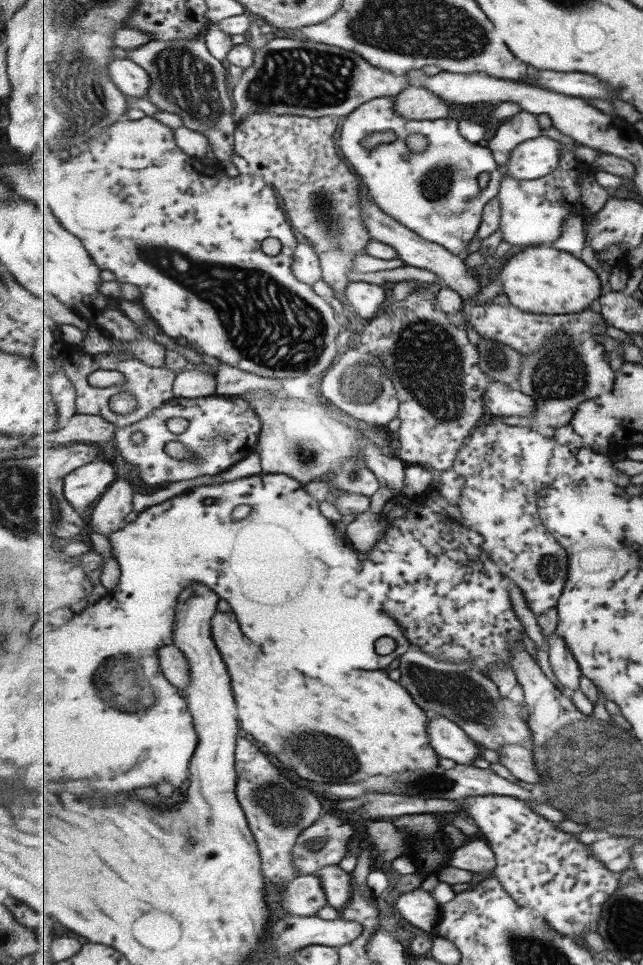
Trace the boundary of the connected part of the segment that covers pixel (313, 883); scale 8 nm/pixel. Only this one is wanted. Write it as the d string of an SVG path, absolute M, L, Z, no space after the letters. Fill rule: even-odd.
M316 874L300 875L284 890L283 907L292 915L313 917L329 904L328 895L322 879Z

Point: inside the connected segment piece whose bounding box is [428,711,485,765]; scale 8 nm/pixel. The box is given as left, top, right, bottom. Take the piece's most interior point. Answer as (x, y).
(452, 742)

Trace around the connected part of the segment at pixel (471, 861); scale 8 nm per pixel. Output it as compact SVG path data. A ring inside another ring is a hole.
M473 837L450 858L451 866L469 870L479 878L488 878L498 866L497 855L486 840Z

